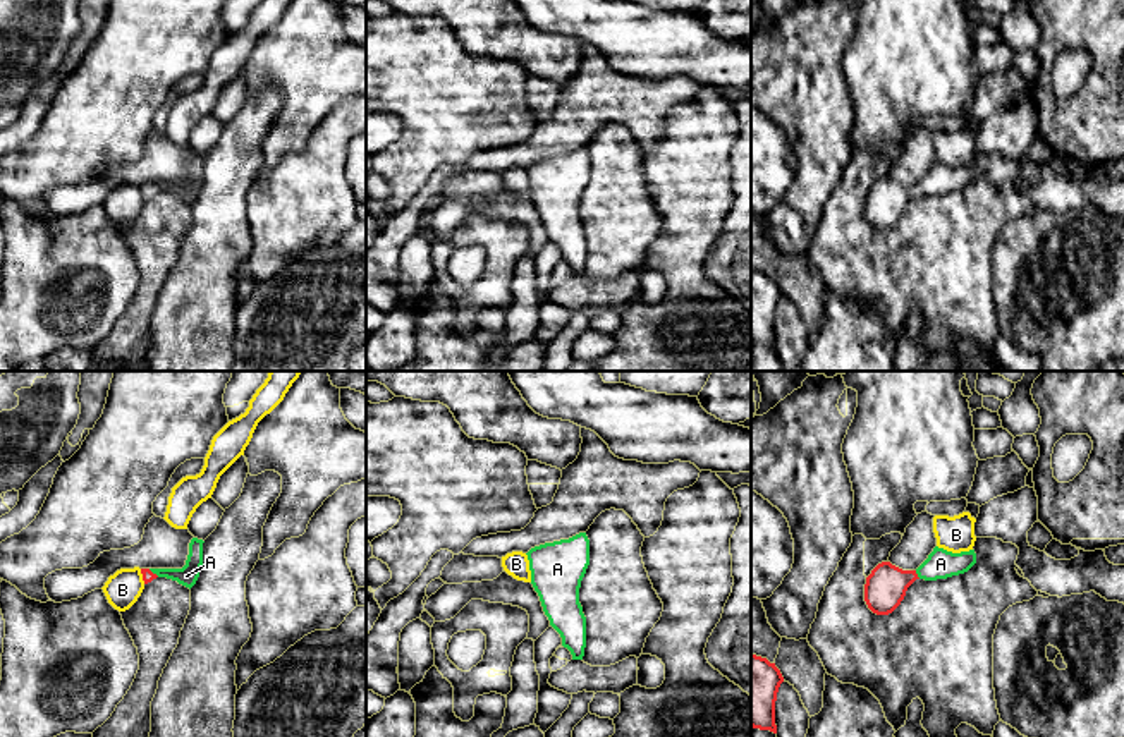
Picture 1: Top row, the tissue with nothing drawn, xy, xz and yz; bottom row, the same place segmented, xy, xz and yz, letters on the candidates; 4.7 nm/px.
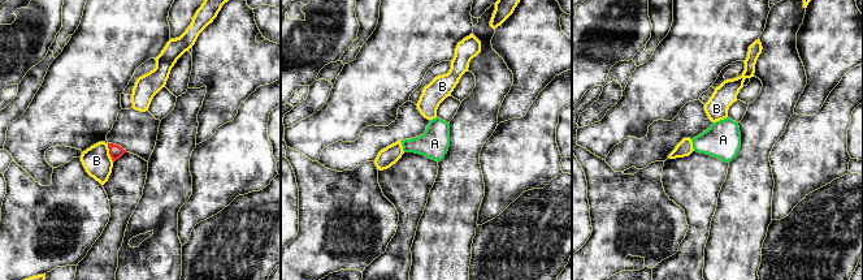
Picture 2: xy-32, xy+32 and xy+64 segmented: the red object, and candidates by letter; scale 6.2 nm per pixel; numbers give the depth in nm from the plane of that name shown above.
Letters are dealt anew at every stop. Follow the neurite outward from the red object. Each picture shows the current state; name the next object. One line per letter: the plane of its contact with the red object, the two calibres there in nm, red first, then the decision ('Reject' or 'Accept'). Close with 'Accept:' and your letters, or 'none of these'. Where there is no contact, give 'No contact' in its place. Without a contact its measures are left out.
A: Touches red in yz. Thickness 190 nm (red) against 140 nm. Accept
B: Touches red in xy. Thickness 60 nm (red) against 160 nm. Reject
Accept: A

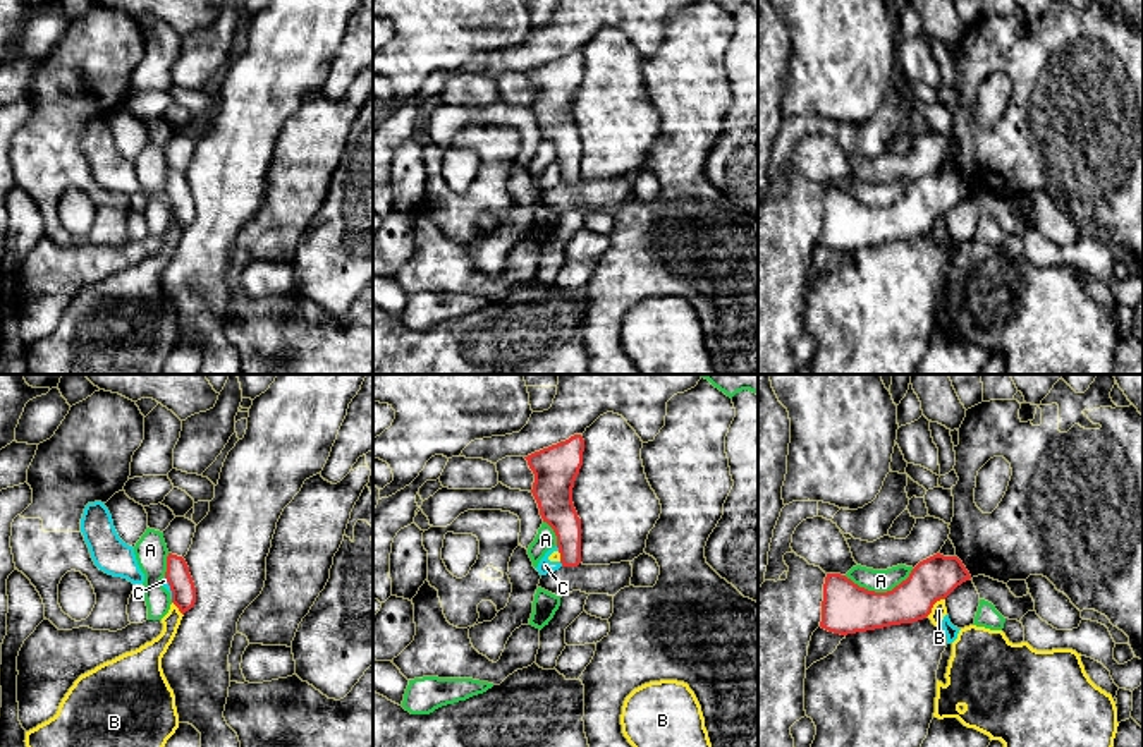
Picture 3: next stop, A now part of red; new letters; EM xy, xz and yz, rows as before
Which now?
A: Touches red in yz. Thickness 240 nm (red) against 110 nm. Reject
B: Touches red in yz. Thickness 200 nm (red) against 70 nm. Reject
C: Touches red in xy. Thickness 120 nm (red) against 30 nm. Reject
Accept: none of these

